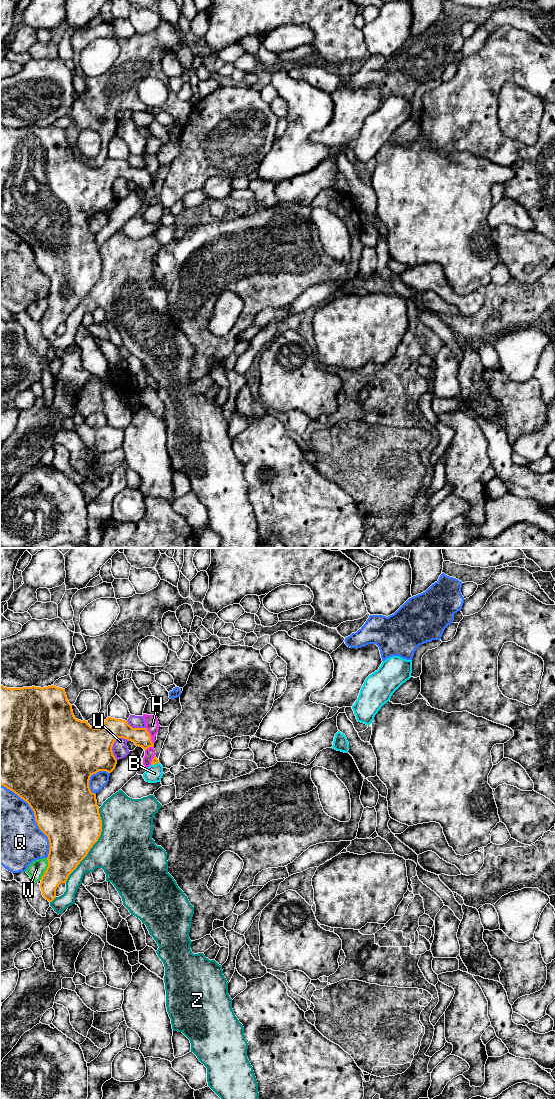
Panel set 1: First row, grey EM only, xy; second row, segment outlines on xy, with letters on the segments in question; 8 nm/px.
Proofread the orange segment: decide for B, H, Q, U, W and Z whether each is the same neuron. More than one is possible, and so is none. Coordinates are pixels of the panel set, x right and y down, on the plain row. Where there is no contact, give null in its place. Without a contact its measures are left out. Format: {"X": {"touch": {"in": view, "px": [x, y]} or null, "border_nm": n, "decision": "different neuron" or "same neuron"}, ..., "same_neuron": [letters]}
{"B": {"touch": {"in": "xy", "px": [154, 204]}, "border_nm": 70, "decision": "different neuron"}, "H": {"touch": {"in": "xy", "px": [149, 175]}, "border_nm": 150, "decision": "different neuron"}, "Q": {"touch": {"in": "xy", "px": [35, 257]}, "border_nm": 700, "decision": "different neuron"}, "U": {"touch": {"in": "xy", "px": [112, 185]}, "border_nm": 190, "decision": "different neuron"}, "W": {"touch": {"in": "xy", "px": [46, 309]}, "border_nm": 190, "decision": "different neuron"}, "Z": {"touch": {"in": "xy", "px": [93, 284]}, "border_nm": 650, "decision": "different neuron"}, "same_neuron": []}

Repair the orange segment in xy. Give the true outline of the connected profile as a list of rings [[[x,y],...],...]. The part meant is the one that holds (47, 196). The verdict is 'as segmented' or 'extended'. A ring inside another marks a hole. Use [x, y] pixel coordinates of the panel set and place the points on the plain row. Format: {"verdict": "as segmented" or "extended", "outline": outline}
{"verdict": "as segmented", "outline": [[[0,125],[0,225],[29,244],[39,269],[48,277],[48,307],[41,318],[40,328],[49,342],[56,338],[57,327],[66,323],[101,275],[102,260],[89,220],[99,211],[111,213],[115,209],[117,199],[112,187],[118,178],[132,181],[144,190],[154,187],[146,168],[132,168],[125,160],[107,157],[101,167],[93,168],[87,161],[76,159],[63,128],[54,125],[7,128]]]}

